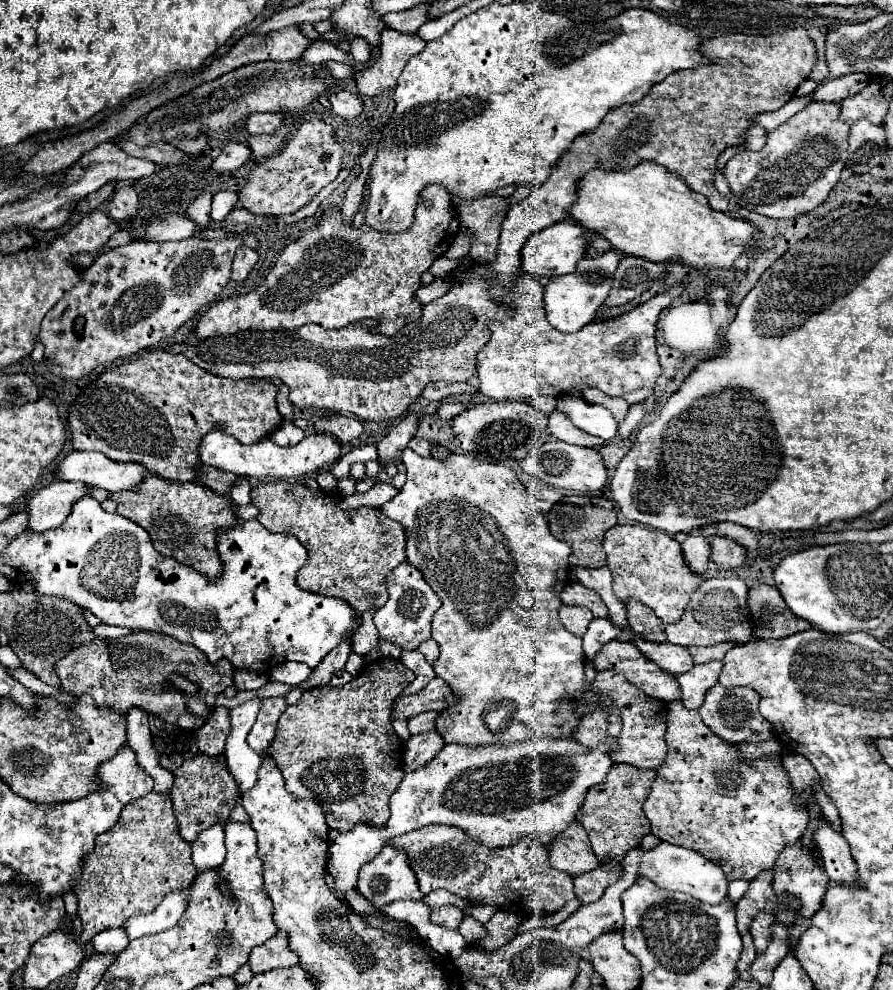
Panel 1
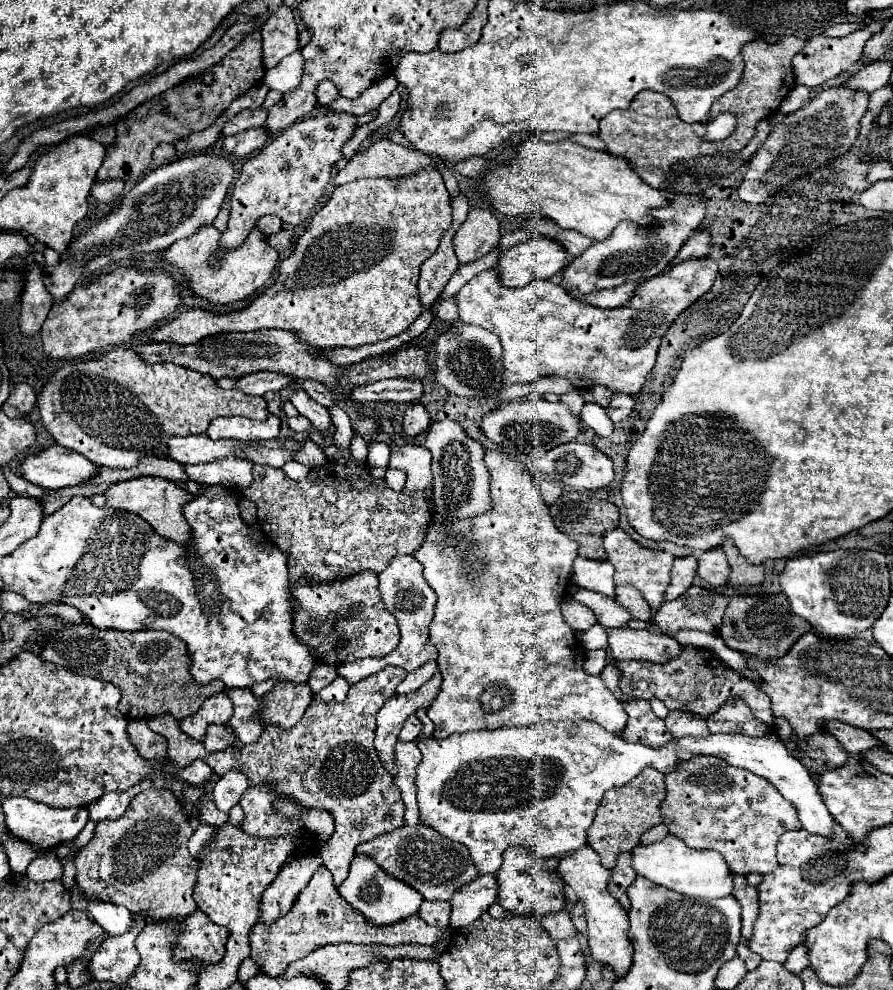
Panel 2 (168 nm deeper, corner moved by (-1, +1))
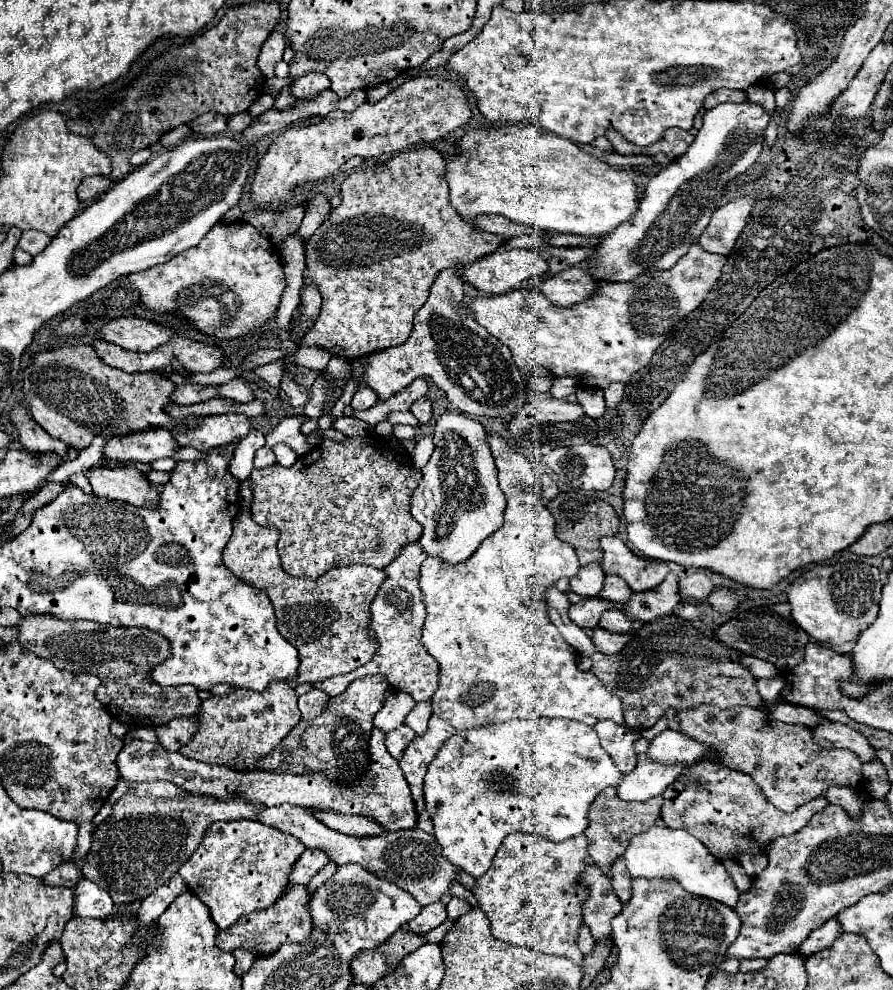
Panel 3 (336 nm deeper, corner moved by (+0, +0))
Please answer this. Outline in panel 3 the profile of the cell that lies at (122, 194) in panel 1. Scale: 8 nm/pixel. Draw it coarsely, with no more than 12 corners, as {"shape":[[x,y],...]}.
{"shape":[[85,177],[77,189],[81,201],[101,197],[109,177]]}

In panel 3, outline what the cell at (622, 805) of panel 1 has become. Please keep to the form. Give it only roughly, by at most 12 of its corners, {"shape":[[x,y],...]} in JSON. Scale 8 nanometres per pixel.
{"shape":[[603,789],[589,809],[589,855],[611,865],[661,817],[663,797],[621,801]]}

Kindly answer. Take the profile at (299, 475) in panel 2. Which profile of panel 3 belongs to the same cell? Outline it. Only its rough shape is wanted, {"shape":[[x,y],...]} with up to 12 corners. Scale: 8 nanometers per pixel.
{"shape":[[277,443],[273,453],[277,463],[291,467],[297,453],[285,443]]}

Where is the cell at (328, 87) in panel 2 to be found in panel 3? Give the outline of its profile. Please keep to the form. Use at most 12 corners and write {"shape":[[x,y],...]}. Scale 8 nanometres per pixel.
{"shape":[[305,73],[293,81],[297,99],[313,99],[331,83],[323,73]]}

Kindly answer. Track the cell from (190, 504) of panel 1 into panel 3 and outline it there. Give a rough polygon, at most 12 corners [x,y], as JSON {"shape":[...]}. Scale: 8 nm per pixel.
{"shape":[[93,465],[95,495],[153,505],[161,491],[135,467]]}

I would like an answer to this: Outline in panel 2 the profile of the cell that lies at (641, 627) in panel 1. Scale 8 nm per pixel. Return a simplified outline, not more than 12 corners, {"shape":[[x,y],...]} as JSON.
{"shape":[[616,586],[616,602],[634,620],[648,624],[654,614],[634,586]]}

